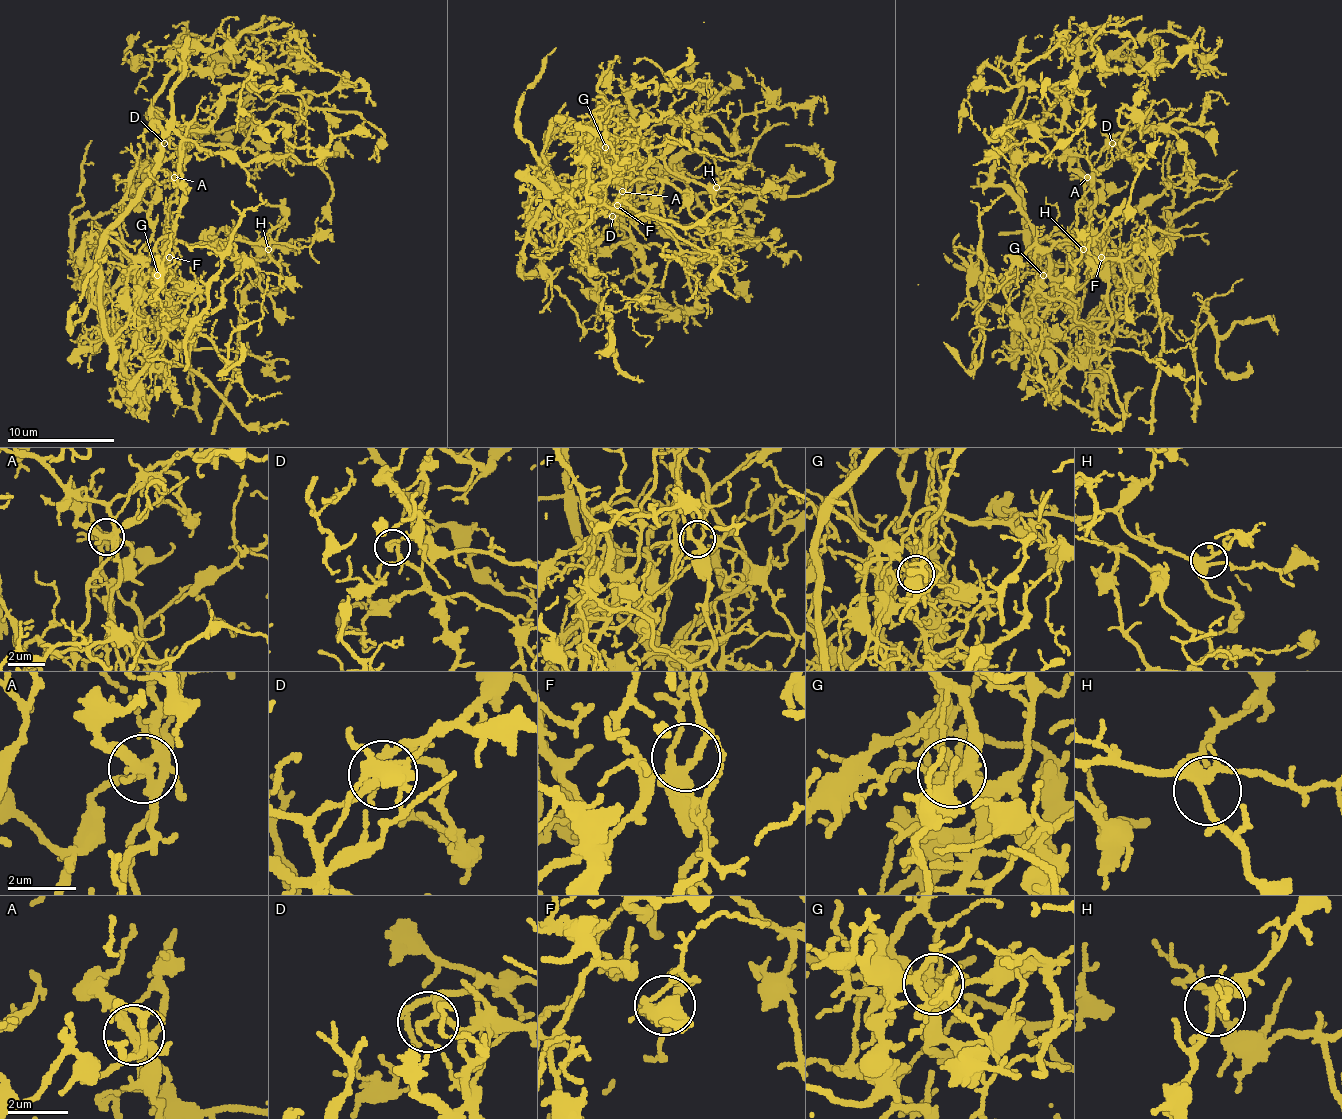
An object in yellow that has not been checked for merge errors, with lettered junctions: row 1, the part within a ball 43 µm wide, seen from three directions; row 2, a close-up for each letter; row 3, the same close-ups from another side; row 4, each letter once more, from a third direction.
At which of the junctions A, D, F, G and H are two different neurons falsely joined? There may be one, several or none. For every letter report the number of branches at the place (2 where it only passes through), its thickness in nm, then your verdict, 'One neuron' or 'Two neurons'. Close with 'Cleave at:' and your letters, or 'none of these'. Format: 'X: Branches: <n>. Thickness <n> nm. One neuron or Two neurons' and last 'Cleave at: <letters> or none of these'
A: Branches: 6. Thickness 240 nm. Two neurons
D: Branches: 3. Thickness 150 nm. Two neurons
F: Branches: 5. Thickness 240 nm. One neuron
G: Branches: 6. Thickness 280 nm. Two neurons
H: Branches: 6. Thickness 240 nm. One neuron
Cleave at: A, D, G

